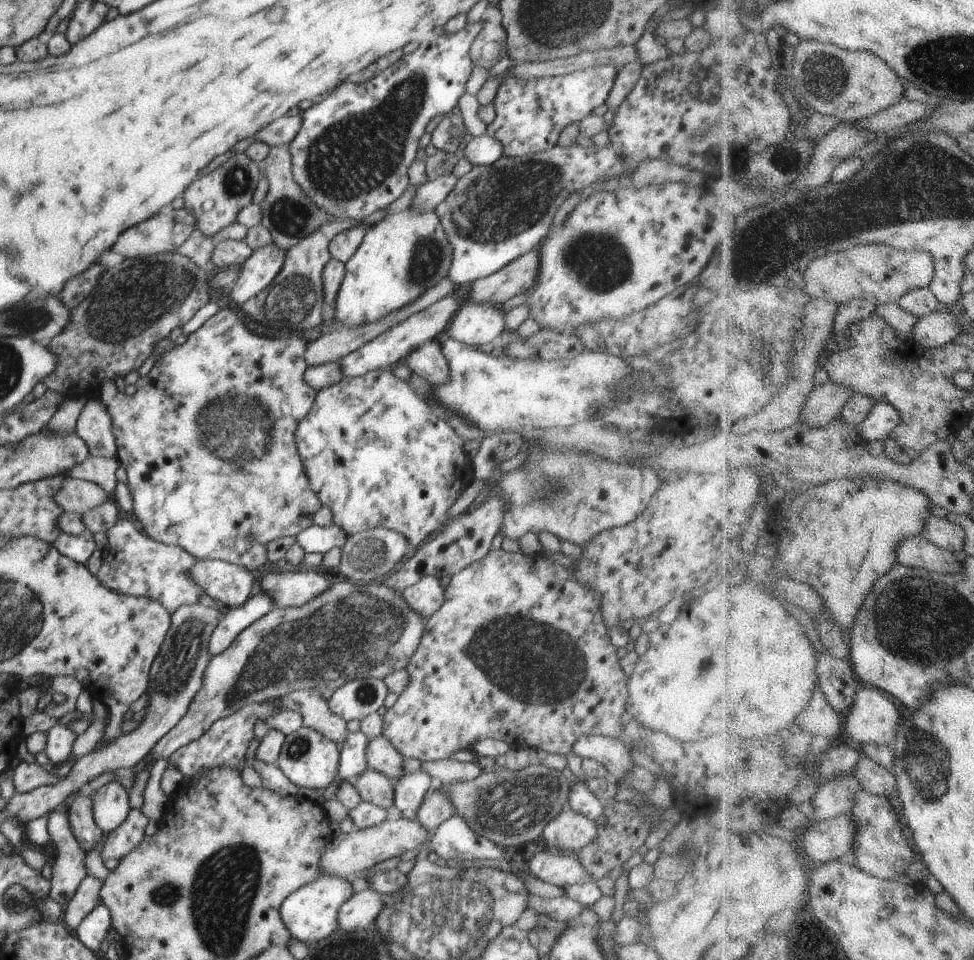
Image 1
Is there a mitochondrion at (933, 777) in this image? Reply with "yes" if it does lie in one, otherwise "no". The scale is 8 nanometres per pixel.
yes

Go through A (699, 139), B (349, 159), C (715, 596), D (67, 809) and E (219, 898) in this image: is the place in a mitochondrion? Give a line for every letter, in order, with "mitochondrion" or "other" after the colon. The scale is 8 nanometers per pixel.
A: mitochondrion
B: mitochondrion
C: other
D: other
E: mitochondrion

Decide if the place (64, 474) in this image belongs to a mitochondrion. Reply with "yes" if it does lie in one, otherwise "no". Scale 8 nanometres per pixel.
no

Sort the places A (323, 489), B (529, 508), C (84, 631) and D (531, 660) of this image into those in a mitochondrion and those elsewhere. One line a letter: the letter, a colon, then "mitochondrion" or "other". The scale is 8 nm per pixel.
A: other
B: mitochondrion
C: other
D: mitochondrion

